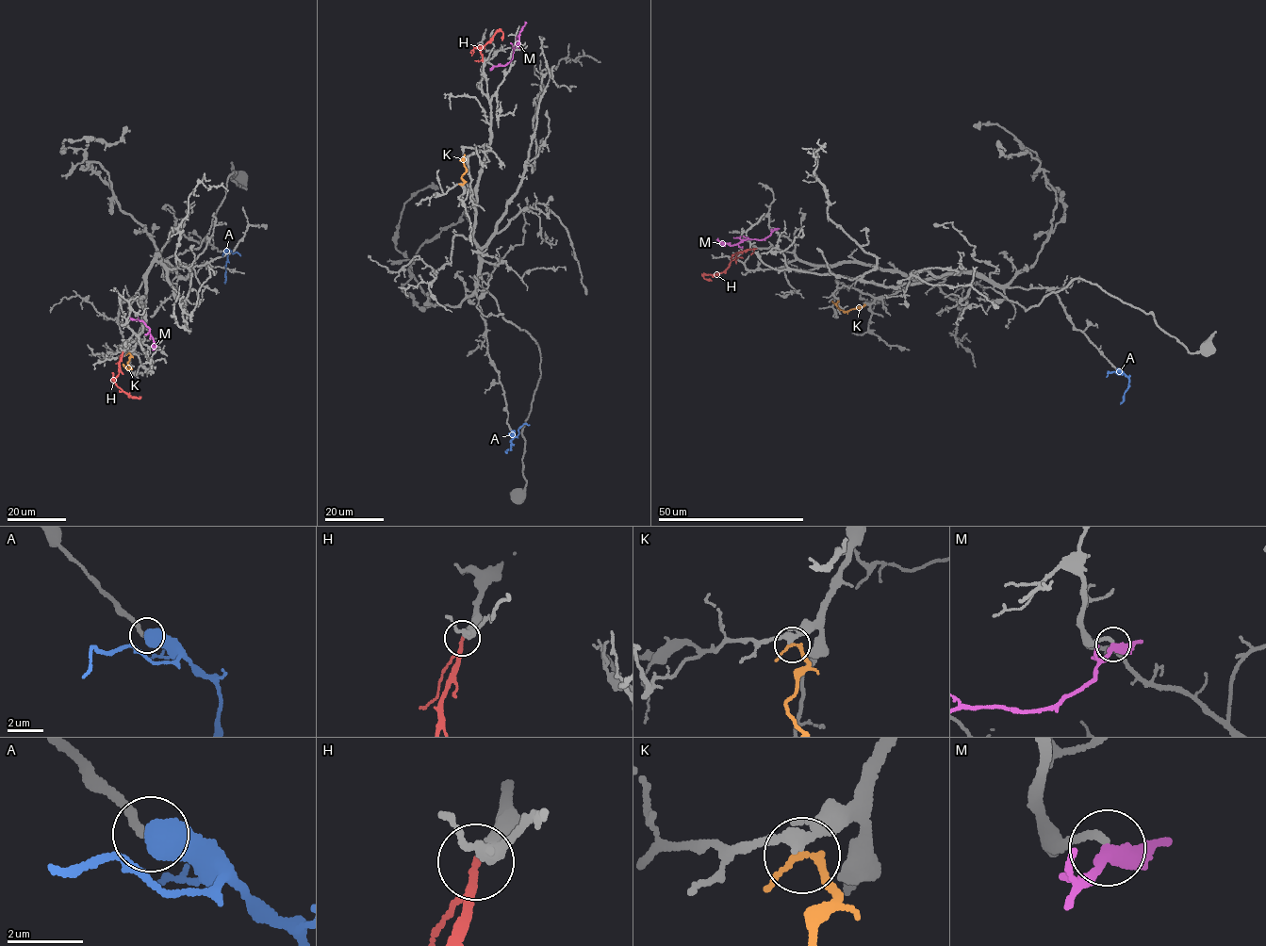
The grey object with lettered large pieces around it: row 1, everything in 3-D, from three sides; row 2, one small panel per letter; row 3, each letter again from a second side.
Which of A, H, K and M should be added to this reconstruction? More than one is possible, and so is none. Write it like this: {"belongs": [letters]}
{"belongs": ["A", "H"]}

